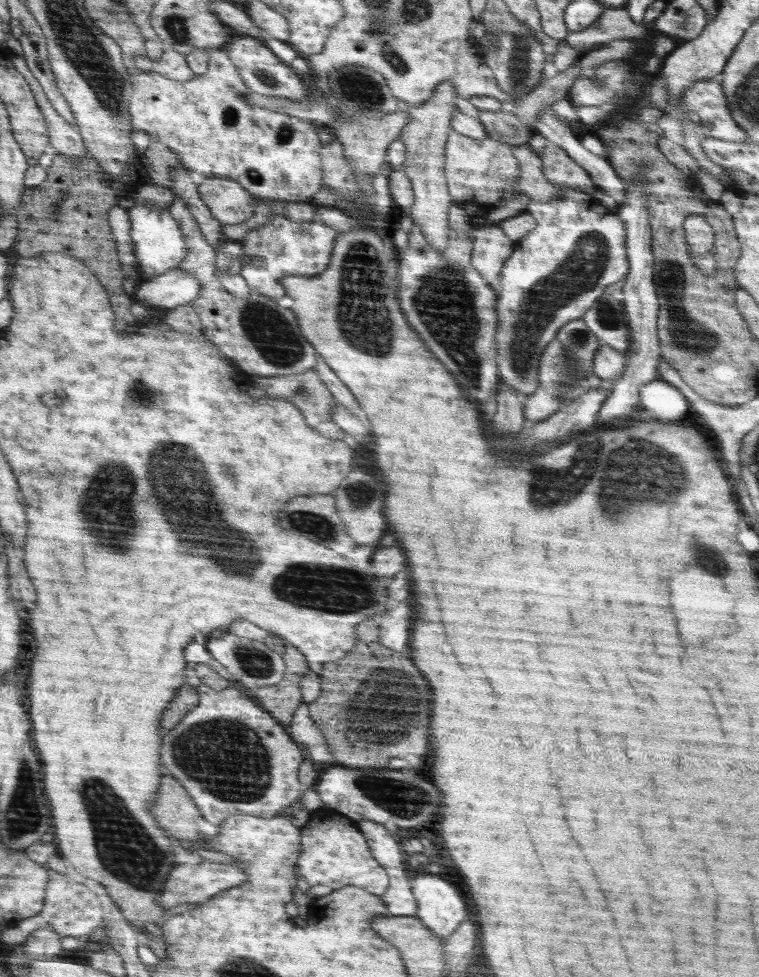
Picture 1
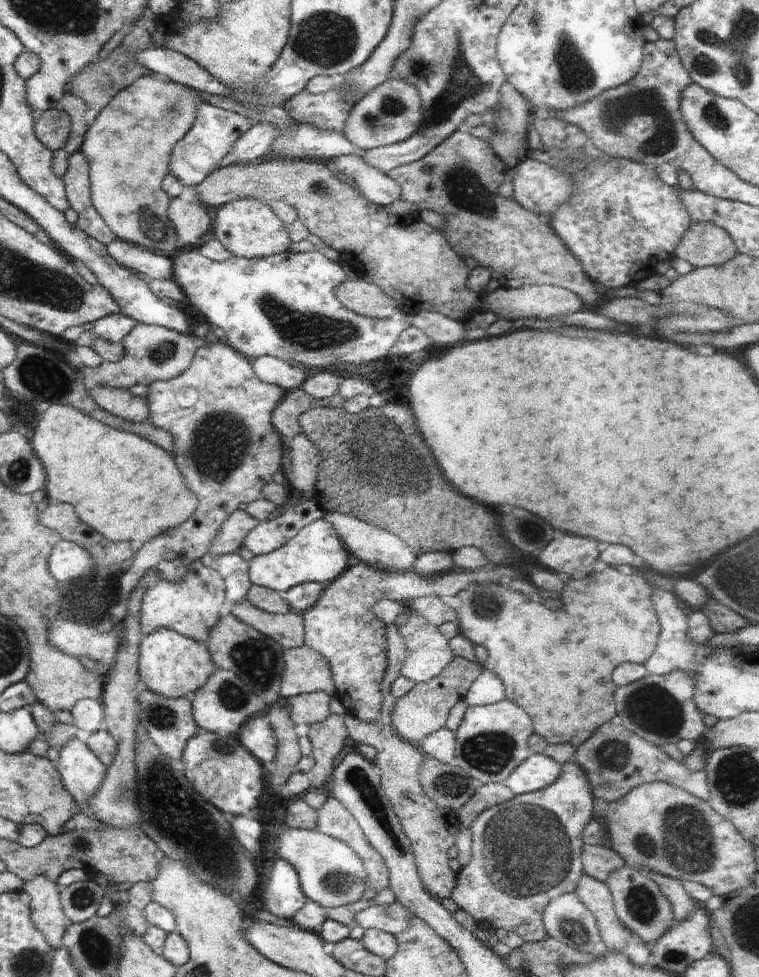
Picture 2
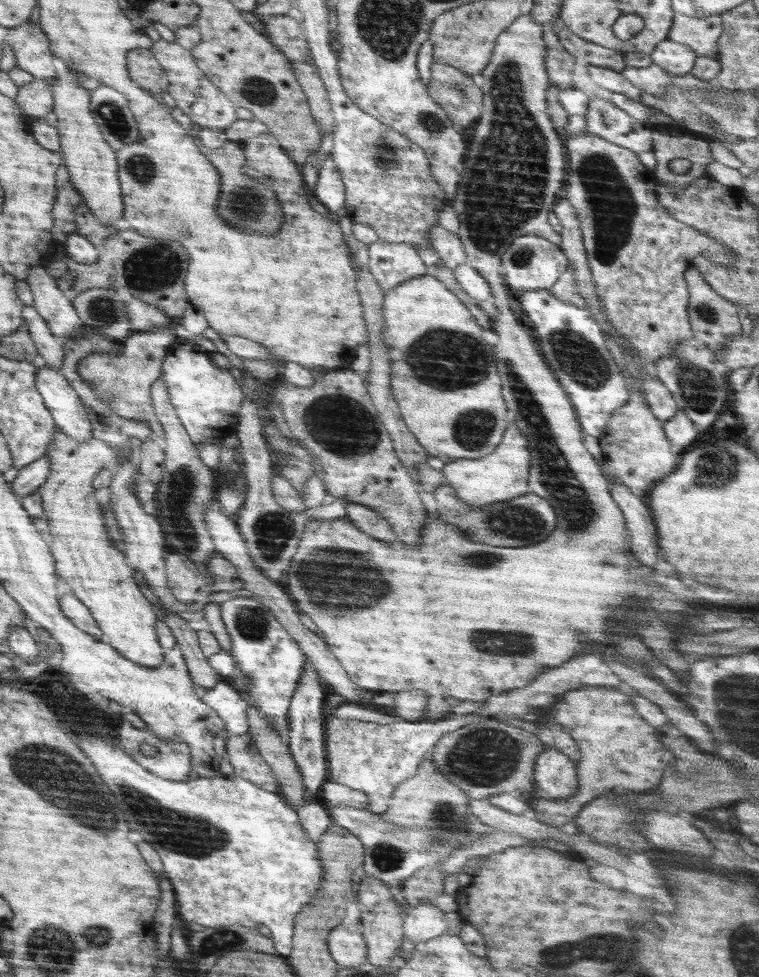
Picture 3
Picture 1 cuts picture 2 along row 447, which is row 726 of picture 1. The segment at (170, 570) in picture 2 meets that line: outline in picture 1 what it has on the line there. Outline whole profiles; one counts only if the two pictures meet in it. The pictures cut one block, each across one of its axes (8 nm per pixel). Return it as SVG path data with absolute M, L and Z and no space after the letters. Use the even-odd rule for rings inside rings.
M205 684L198 685L196 692L198 692L198 703L178 721L178 724L174 726L174 730L170 730L170 732L162 738L162 764L164 764L164 766L172 772L172 776L182 784L186 792L190 795L190 798L194 800L194 804L198 806L198 810L202 812L202 817L211 824L220 826L226 817L239 813L259 815L265 819L275 817L282 812L285 806L292 804L306 789L298 779L298 767L306 757L301 747L290 738L289 734L285 731L285 726L277 721L274 716L272 716L272 713L265 711L253 699L252 694L229 686L224 688L224 690L212 690L210 686L206 686Z

